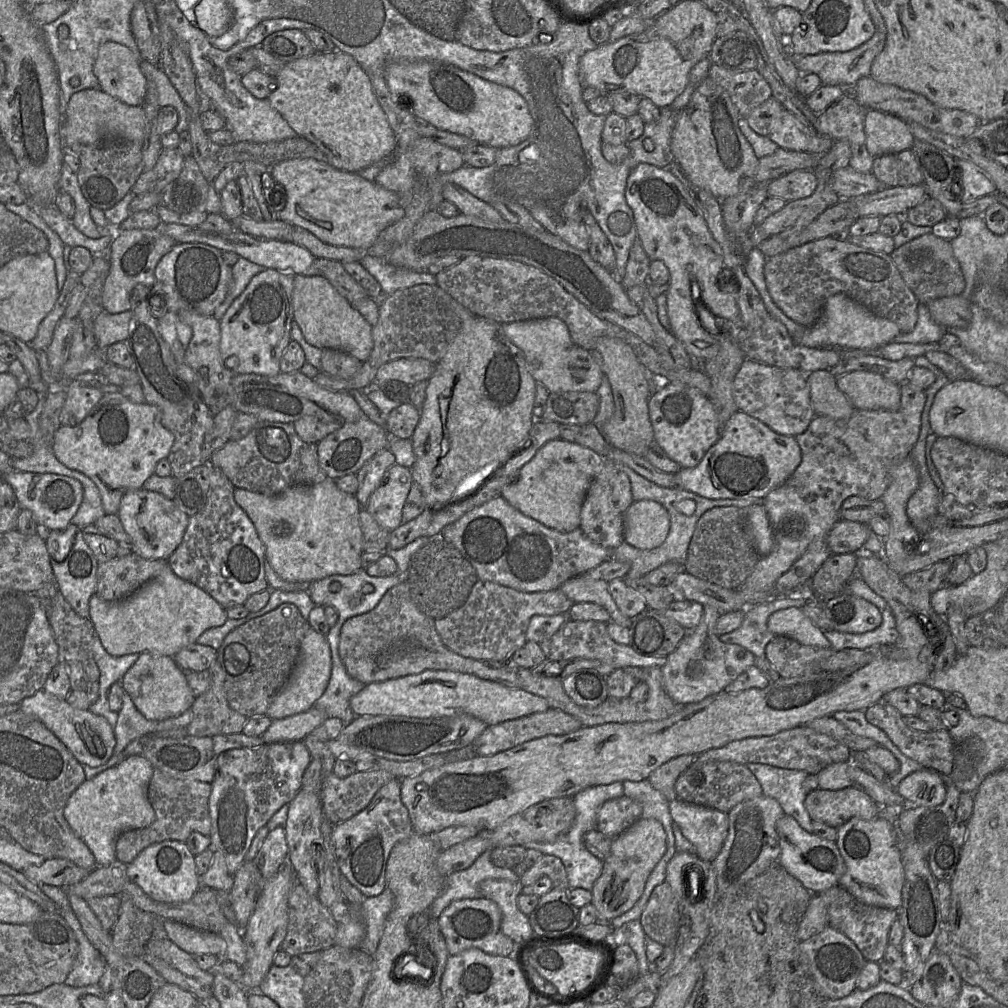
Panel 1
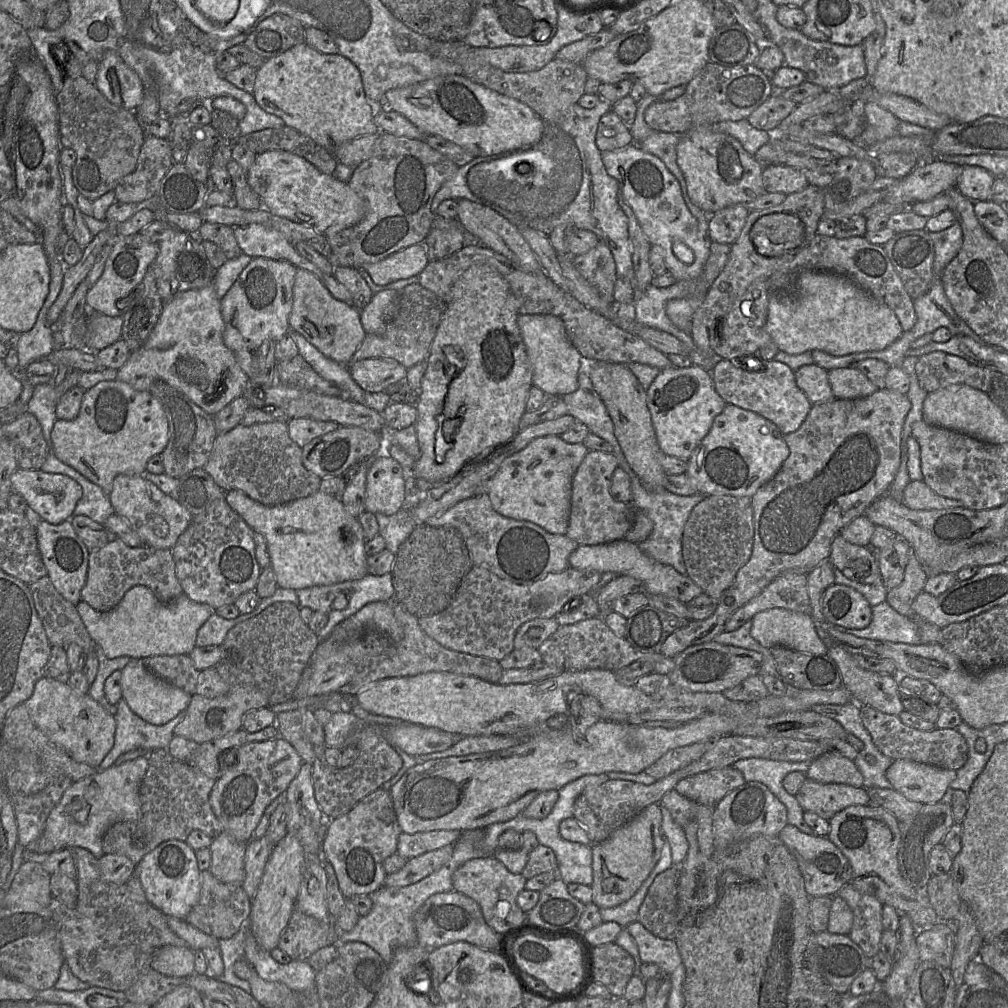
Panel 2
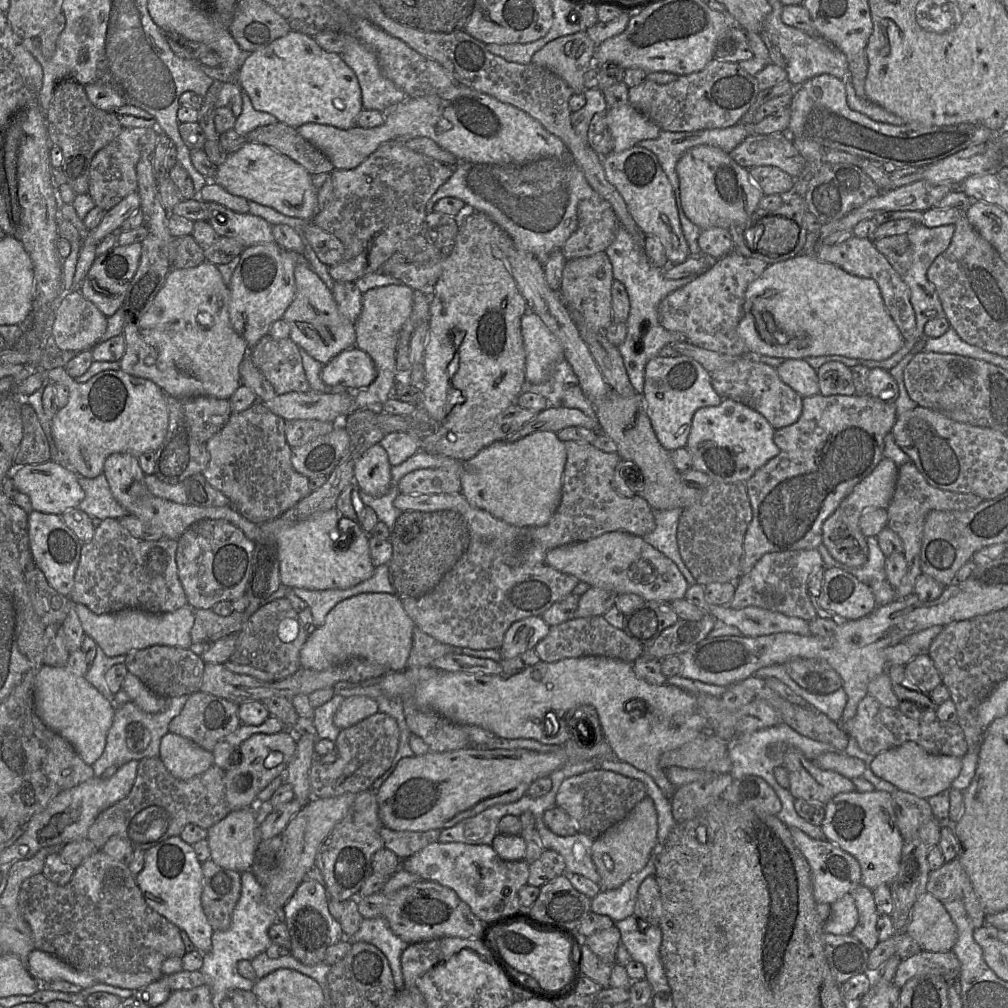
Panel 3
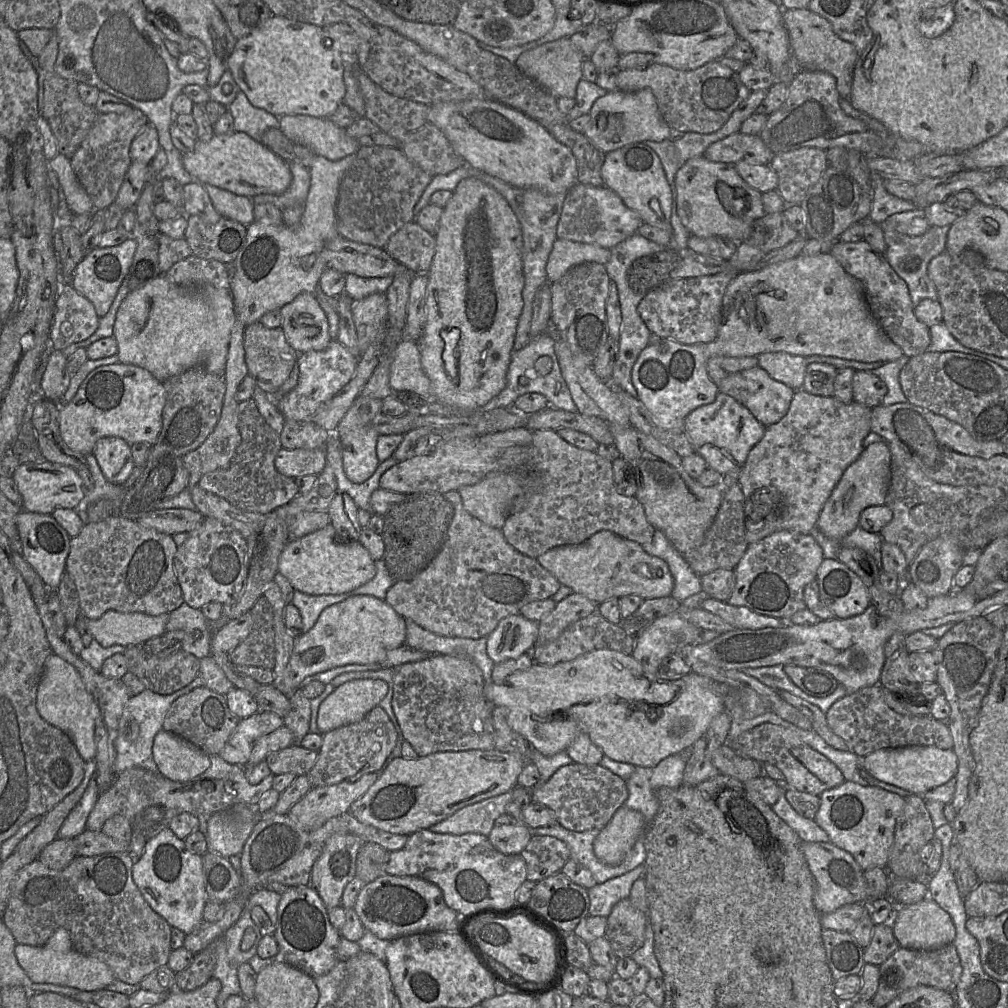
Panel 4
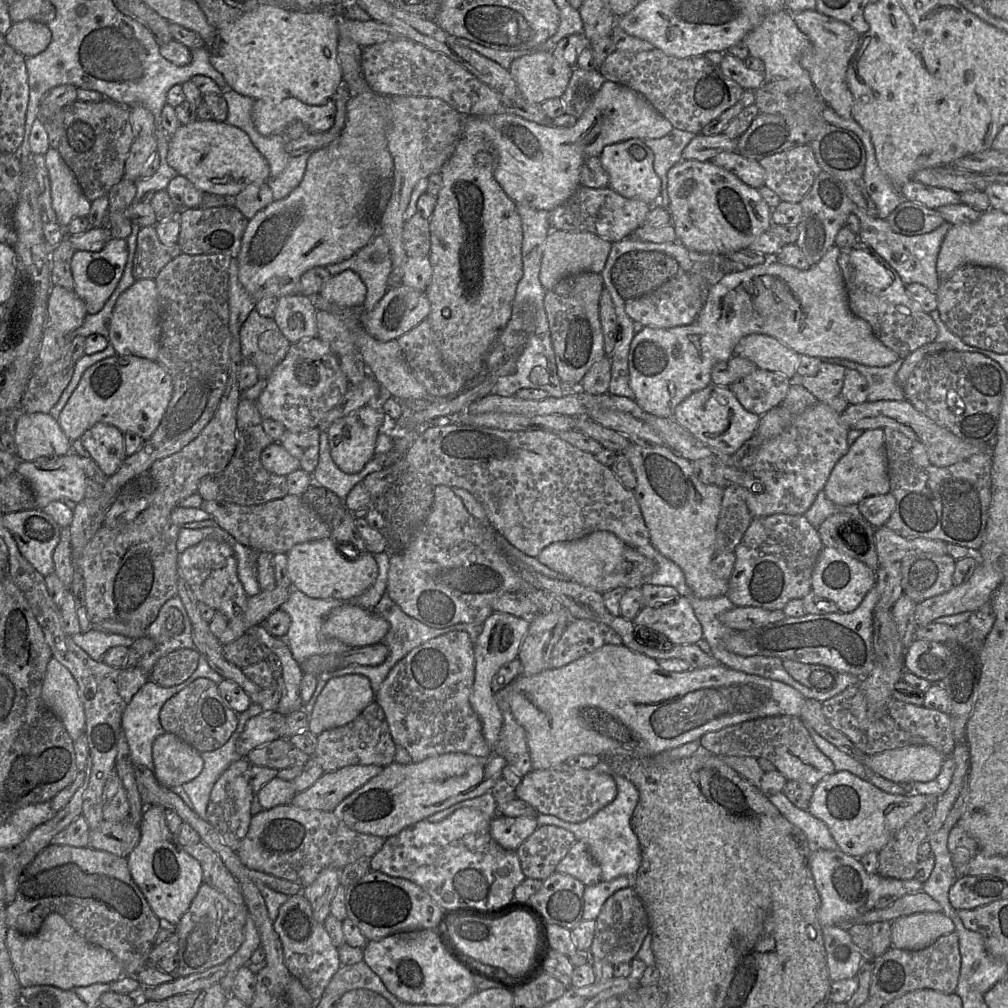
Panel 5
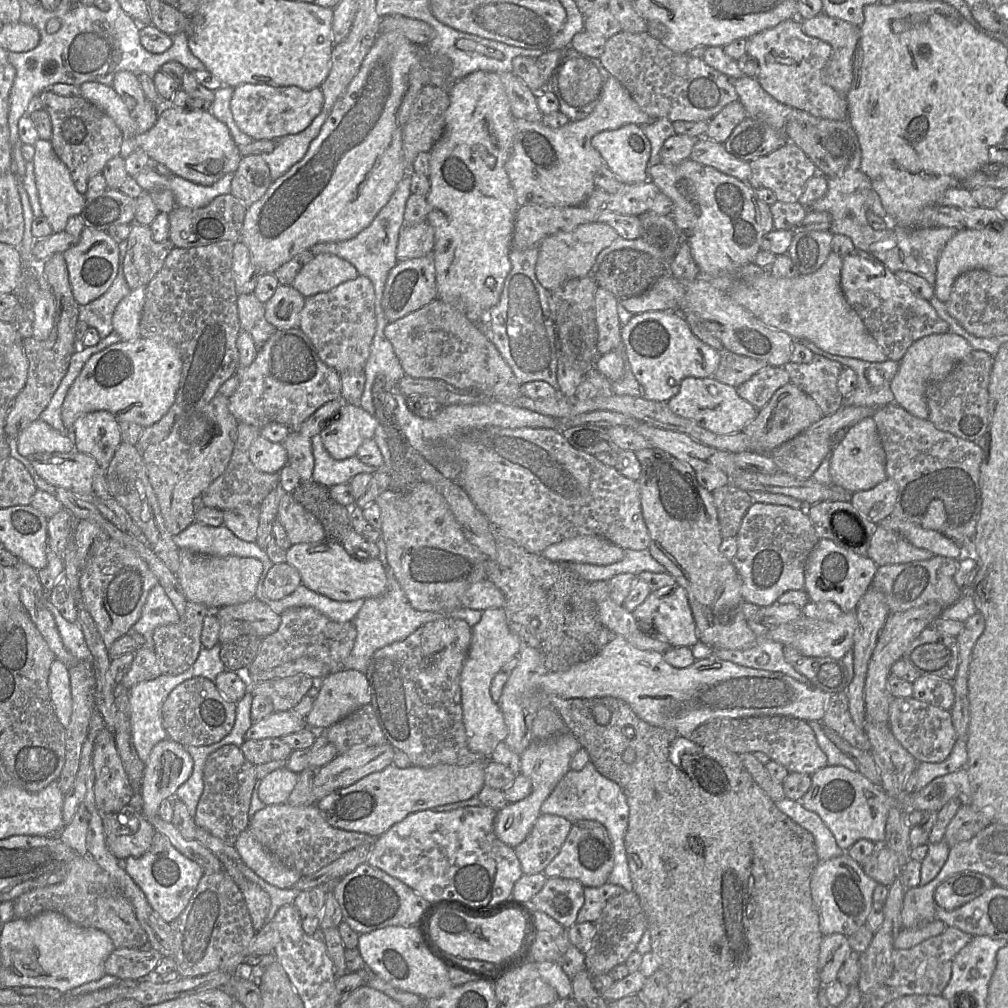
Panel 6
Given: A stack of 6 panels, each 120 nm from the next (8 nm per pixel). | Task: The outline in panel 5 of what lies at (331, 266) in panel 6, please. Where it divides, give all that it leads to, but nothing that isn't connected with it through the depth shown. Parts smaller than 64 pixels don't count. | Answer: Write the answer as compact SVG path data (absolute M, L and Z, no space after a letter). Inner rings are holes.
M347 269L333 275L310 300L317 310L336 312L336 309L362 307L366 286L361 277Z

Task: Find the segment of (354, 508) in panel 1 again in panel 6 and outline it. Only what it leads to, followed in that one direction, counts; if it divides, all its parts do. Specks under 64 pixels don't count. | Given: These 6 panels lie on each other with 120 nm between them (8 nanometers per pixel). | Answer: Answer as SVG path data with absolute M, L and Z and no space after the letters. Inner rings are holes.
M322 539L317 542L292 544L286 562L295 567L307 588L337 601L352 601L382 595L387 589L386 568L378 558L357 559L340 542Z

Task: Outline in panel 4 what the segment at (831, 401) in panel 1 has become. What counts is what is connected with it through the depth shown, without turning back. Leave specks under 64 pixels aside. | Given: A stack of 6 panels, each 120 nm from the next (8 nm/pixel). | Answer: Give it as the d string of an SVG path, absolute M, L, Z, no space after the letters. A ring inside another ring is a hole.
M768 352L757 356L758 366L773 379L795 391L803 388L806 367L805 357L786 352Z

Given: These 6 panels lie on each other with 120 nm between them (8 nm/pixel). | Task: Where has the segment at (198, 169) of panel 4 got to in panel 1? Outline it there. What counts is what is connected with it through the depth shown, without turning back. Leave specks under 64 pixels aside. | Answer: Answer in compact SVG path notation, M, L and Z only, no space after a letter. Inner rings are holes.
M295 158L274 164L273 166L270 167L270 172L273 179L284 188L286 194L285 207L277 212L278 219L290 223L291 225L300 226L311 232L313 235L315 235L323 242L334 246L346 246L365 251L366 249L368 249L370 246L373 245L379 234L385 228L403 218L405 214L404 209L401 207L399 203L399 196L395 192L382 187L381 185L377 184L374 181L370 181L363 178L356 172L339 170L327 162L317 161L312 158Z

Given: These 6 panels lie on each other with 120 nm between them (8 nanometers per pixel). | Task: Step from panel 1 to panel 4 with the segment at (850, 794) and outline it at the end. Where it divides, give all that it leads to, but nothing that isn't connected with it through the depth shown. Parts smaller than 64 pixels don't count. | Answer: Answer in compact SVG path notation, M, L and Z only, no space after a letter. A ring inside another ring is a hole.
M760 724L727 744L743 758L776 766L784 775L785 788L819 797L824 791L838 787L846 781L835 764L808 746L795 733L779 725Z

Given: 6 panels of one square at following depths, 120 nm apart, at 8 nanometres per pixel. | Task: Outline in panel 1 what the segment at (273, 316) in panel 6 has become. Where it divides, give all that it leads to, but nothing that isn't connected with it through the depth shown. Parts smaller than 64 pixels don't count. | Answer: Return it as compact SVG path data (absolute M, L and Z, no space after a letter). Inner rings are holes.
M294 275L291 308L292 320L299 325L308 344L320 349L342 350L361 362L369 357L373 348L372 326L326 278Z

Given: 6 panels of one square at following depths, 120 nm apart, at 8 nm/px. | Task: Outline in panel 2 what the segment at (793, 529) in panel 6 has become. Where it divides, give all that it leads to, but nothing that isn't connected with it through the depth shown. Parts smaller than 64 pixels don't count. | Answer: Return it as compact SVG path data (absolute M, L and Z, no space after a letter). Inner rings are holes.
M794 571L782 573L759 595L738 608L726 621L724 631L735 631L758 612L772 608L784 608L811 616L807 578L807 574Z

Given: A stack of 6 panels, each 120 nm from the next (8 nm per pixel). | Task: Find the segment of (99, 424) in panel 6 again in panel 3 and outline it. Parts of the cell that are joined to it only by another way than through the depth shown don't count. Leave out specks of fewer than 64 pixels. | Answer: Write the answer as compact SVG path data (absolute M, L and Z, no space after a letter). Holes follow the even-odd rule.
M114 453L104 462L103 474L109 484L114 499L128 512L137 517L150 529L159 529L163 538L178 540L194 523L203 519L225 520L243 531L248 539L254 541L258 534L258 524L243 517L232 505L224 507L198 507L190 504L179 504L154 496L146 487L143 472L138 459L128 453Z

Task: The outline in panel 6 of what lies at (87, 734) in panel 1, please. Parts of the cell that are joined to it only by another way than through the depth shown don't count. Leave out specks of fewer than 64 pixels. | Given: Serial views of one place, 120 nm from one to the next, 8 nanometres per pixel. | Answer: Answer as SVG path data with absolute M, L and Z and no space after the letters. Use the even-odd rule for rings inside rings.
M59 660L51 664L48 687L56 715L66 729L72 714L72 695L69 669Z

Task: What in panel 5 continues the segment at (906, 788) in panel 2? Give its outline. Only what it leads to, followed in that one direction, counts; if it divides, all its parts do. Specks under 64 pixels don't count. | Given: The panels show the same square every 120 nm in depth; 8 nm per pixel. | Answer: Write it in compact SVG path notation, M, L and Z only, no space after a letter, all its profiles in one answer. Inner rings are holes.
M913 745L868 756L868 768L897 784L931 782L946 757L929 745Z

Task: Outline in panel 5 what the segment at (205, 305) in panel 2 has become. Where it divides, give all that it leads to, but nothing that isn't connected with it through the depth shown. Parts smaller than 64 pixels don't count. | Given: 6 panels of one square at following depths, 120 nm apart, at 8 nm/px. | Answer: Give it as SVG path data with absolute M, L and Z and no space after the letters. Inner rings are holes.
M140 279L121 293L109 321L109 344L117 355L135 355L156 360L159 350L159 302L154 279Z

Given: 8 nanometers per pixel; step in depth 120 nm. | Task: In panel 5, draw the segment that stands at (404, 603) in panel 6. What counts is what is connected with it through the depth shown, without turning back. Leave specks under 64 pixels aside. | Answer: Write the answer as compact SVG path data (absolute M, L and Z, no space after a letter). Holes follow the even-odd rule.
M387 591L383 594L380 601L371 610L377 615L386 619L390 626L386 636L381 642L384 645L386 645L389 650L386 660L378 666L350 665L350 666L335 670L334 672L329 672L327 674L332 674L332 678L341 677L341 676L350 675L350 674L359 674L359 675L366 676L367 678L369 678L371 687L375 693L378 691L381 683L387 677L389 671L402 658L404 658L412 649L420 646L426 641L432 638L438 637L442 634L445 634L449 631L457 630L457 631L465 631L469 635L471 641L474 643L476 639L478 638L478 636L480 635L480 633L482 632L482 625L473 624L473 623L460 623L460 624L455 624L453 626L446 627L446 628L430 627L418 621L417 619L405 614L400 609L400 607L390 598Z

